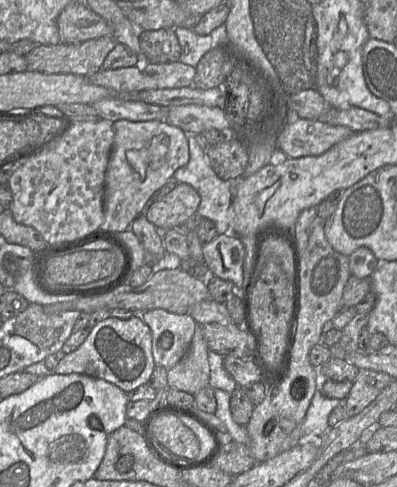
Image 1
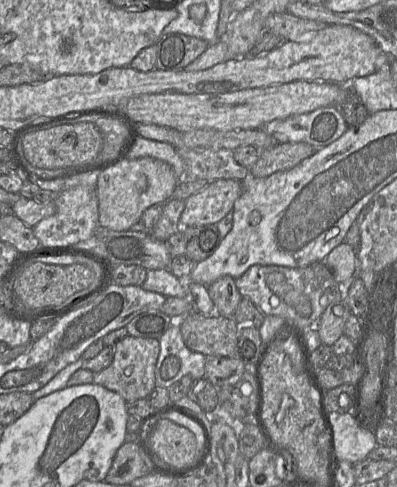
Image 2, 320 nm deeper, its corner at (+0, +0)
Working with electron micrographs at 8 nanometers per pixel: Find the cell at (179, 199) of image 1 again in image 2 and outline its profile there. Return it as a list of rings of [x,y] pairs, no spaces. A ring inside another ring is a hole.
[[[238,180],[213,181],[185,200],[185,207],[180,218],[181,226],[216,225],[229,212],[233,212],[235,201],[241,193],[242,185]]]

